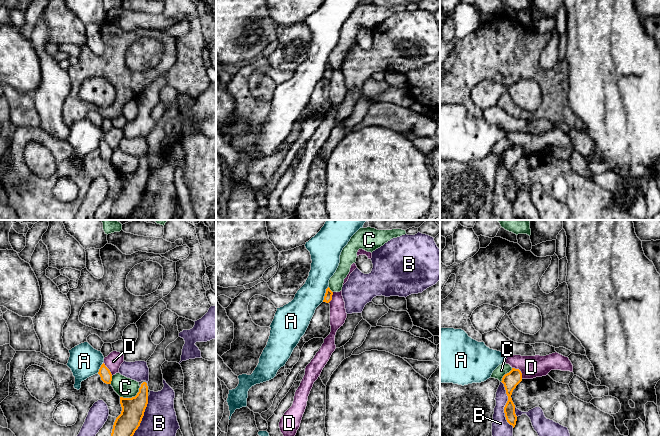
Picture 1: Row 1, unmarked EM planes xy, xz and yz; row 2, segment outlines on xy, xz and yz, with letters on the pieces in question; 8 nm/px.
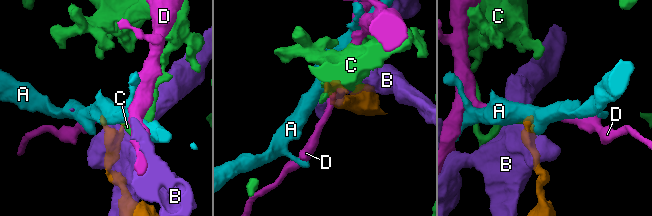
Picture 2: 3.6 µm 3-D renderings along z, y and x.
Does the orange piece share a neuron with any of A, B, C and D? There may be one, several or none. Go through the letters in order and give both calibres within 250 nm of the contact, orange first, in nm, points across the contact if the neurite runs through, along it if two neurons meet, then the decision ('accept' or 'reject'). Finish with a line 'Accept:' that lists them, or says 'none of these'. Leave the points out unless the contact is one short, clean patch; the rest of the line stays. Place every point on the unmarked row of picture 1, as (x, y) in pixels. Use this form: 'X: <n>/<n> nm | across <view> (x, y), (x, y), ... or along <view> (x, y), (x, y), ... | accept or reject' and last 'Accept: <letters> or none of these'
A: 60/220 nm | along xz (328, 63), (322, 77) | reject
B: 190/320 nm | reject
C: 190/160 nm | along xy (140, 163), (134, 172), (120, 173) | reject
D: 130/180 nm | along yz (512, 143), (520, 147), (522, 154) | reject
Accept: none of these

